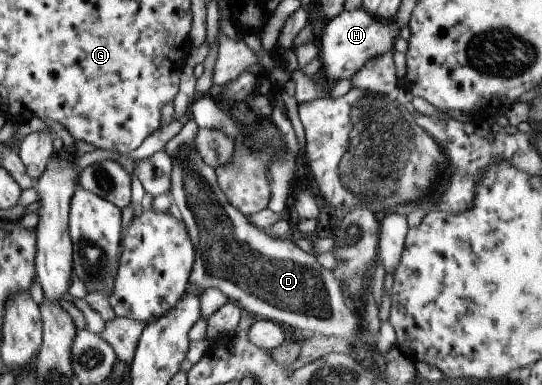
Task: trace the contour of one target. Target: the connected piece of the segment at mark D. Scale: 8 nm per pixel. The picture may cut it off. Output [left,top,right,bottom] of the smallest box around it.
[163,118,362,342]

